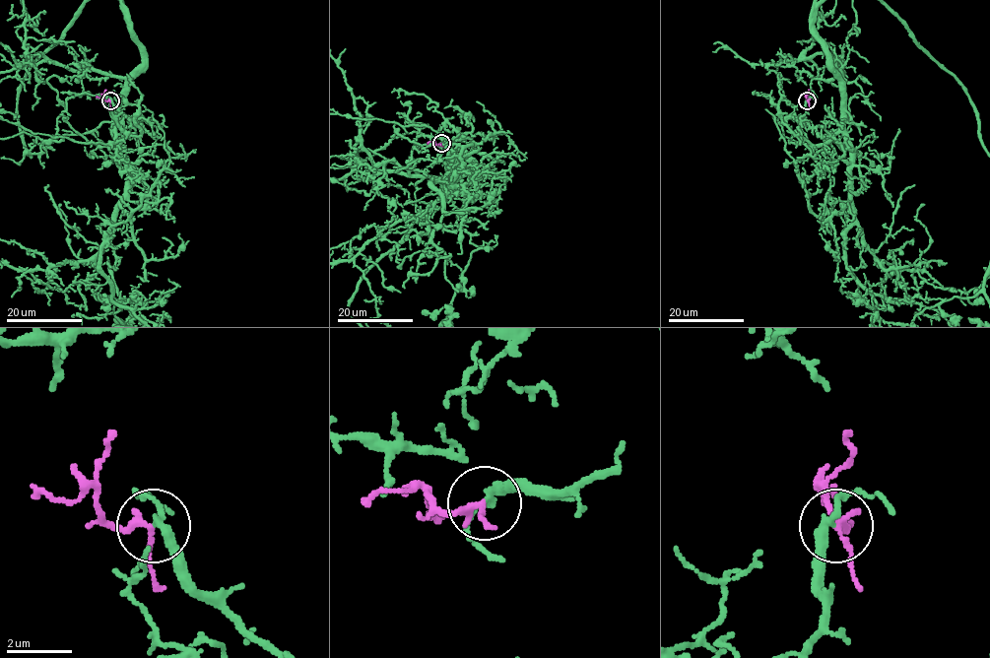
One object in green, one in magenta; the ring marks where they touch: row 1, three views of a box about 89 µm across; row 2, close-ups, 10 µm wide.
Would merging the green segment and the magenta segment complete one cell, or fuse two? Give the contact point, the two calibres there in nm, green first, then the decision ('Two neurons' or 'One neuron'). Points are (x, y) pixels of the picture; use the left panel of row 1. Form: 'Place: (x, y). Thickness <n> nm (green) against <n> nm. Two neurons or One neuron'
Place: (110, 100). Thickness 240 nm (green) against 180 nm. One neuron

